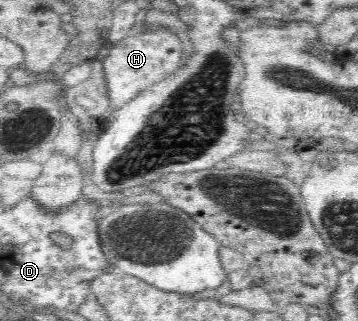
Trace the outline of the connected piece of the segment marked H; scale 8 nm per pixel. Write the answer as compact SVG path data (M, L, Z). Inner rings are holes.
M167 27L157 28L153 32L129 34L123 40L111 44L109 53L101 60L109 97L109 108L105 117L112 115L126 102L132 101L143 90L149 90L151 86L165 82L170 74L181 68L185 62L184 58L183 43L177 39L175 31Z

